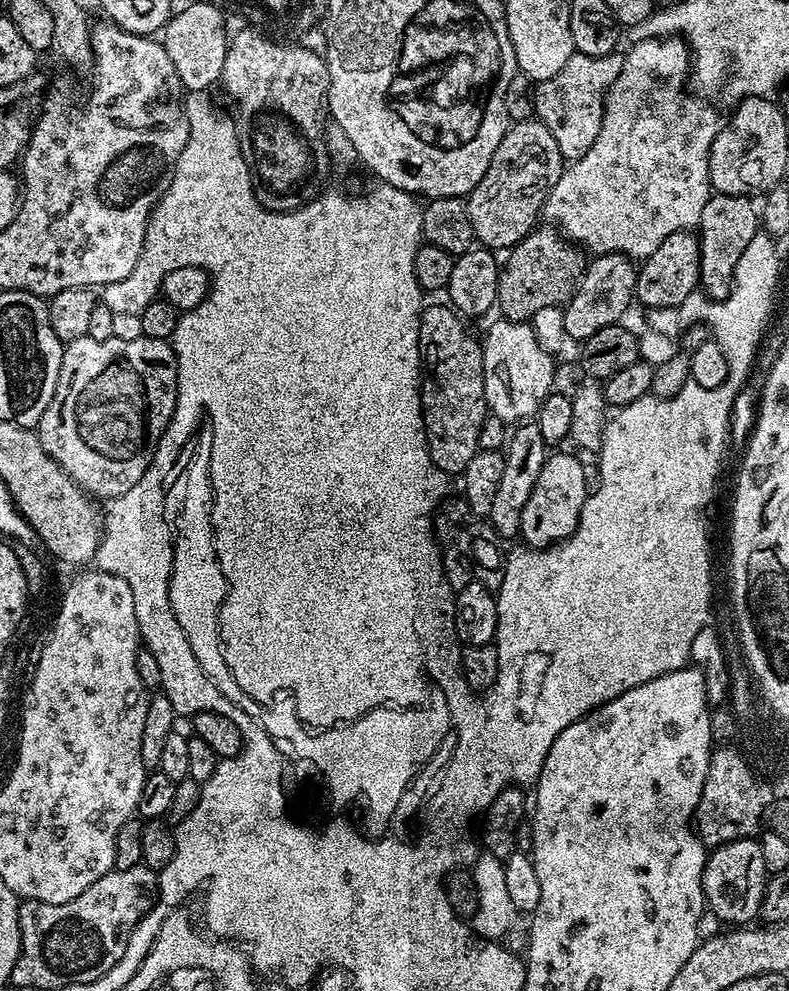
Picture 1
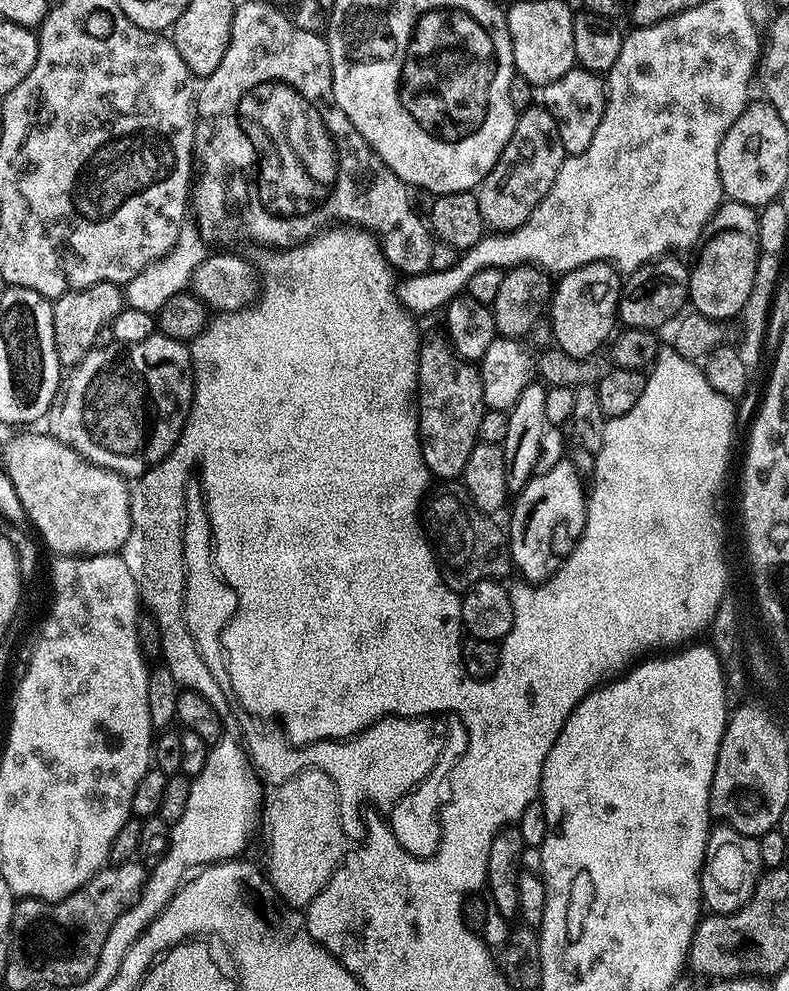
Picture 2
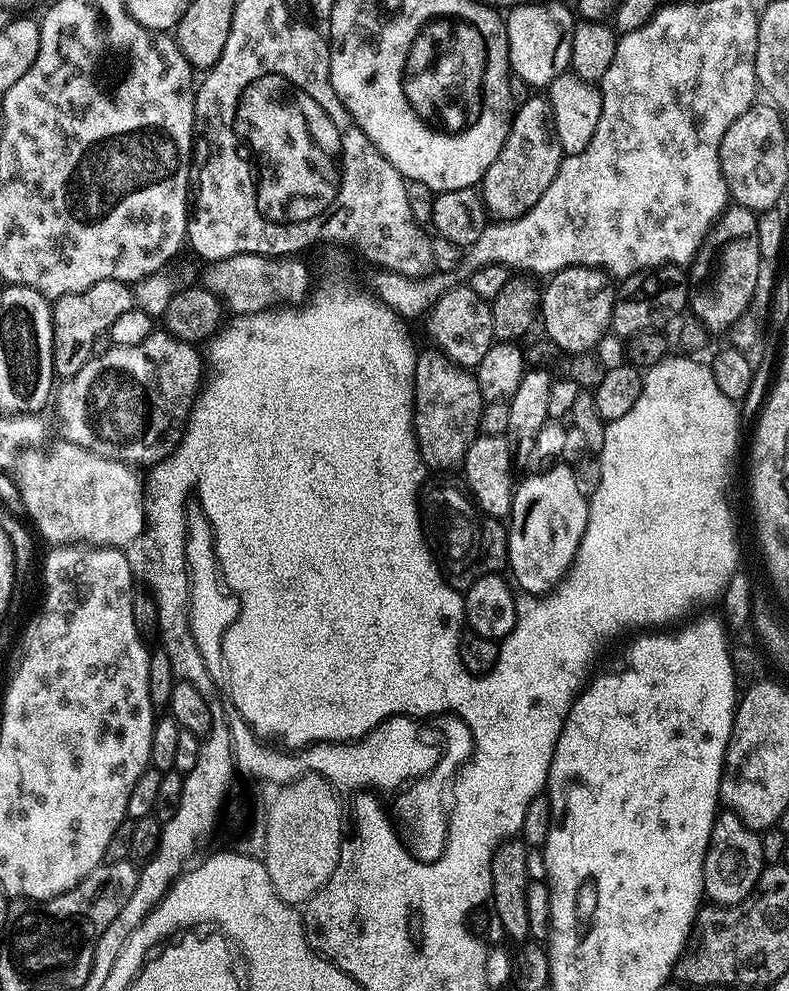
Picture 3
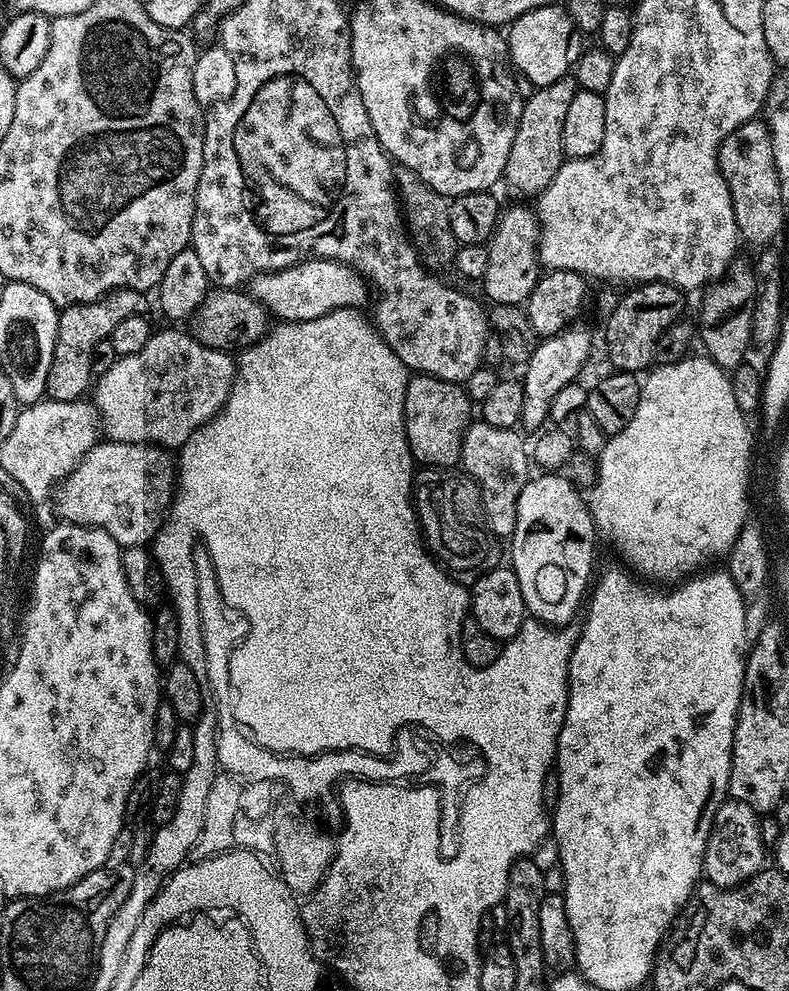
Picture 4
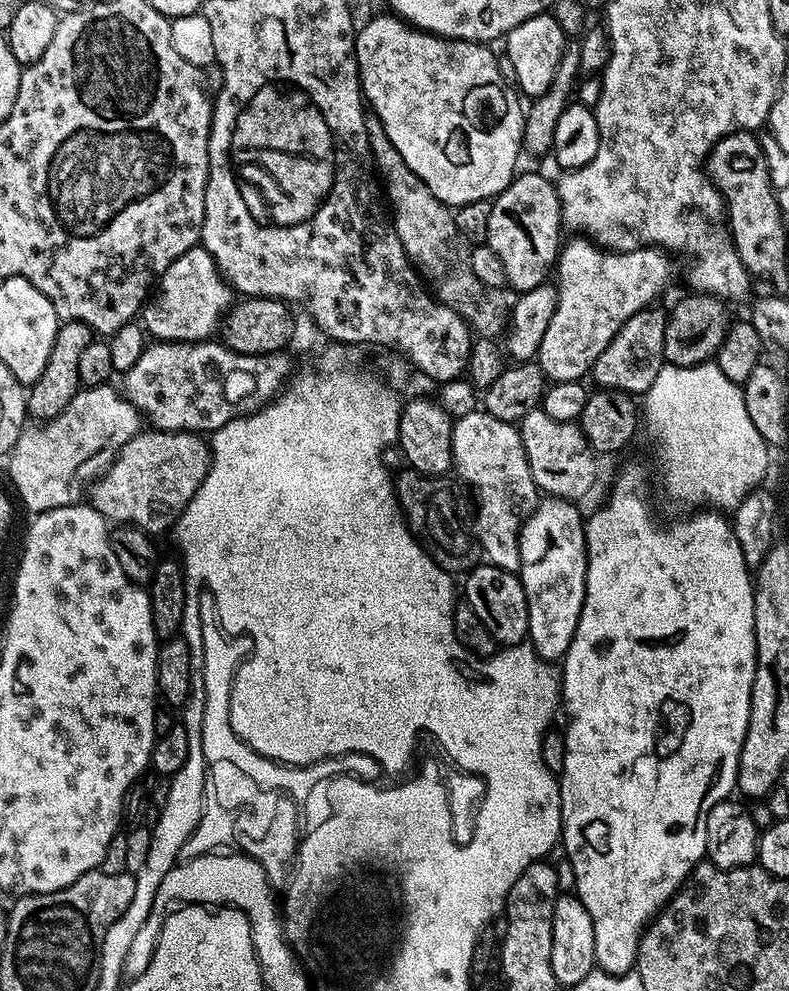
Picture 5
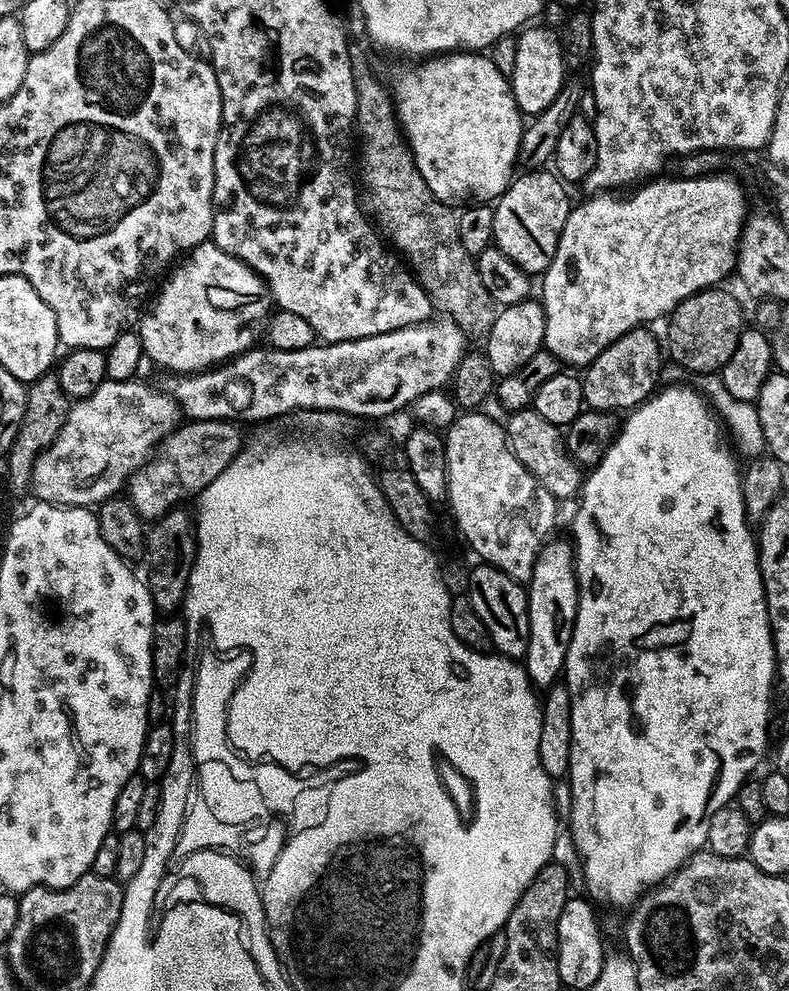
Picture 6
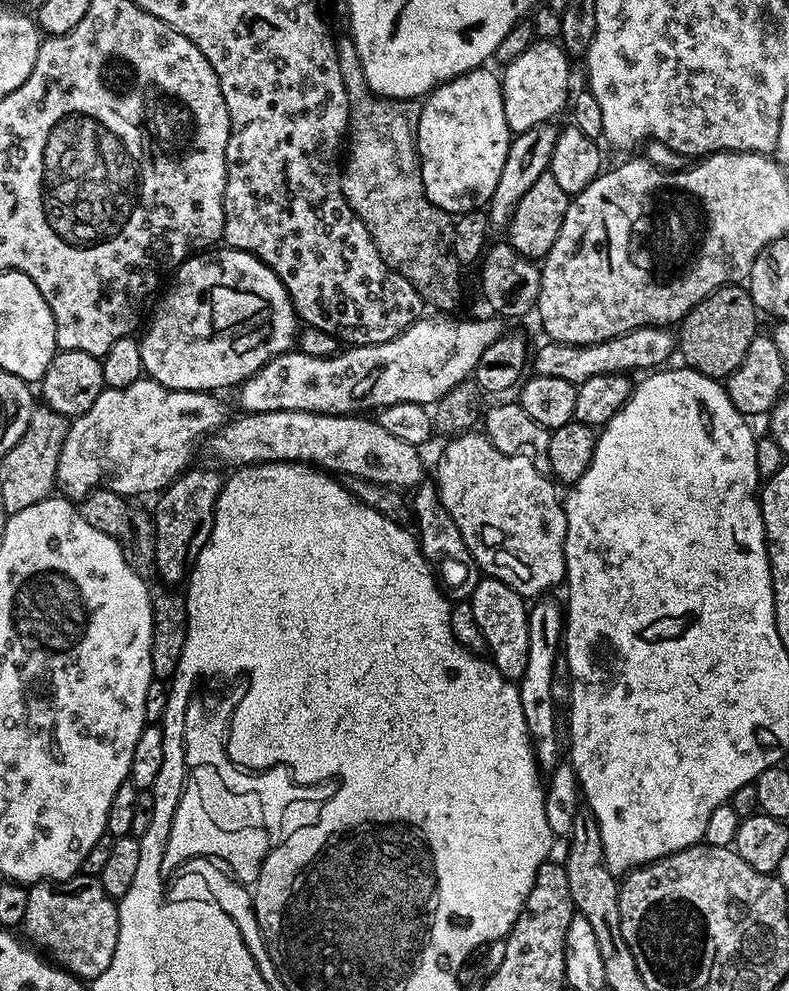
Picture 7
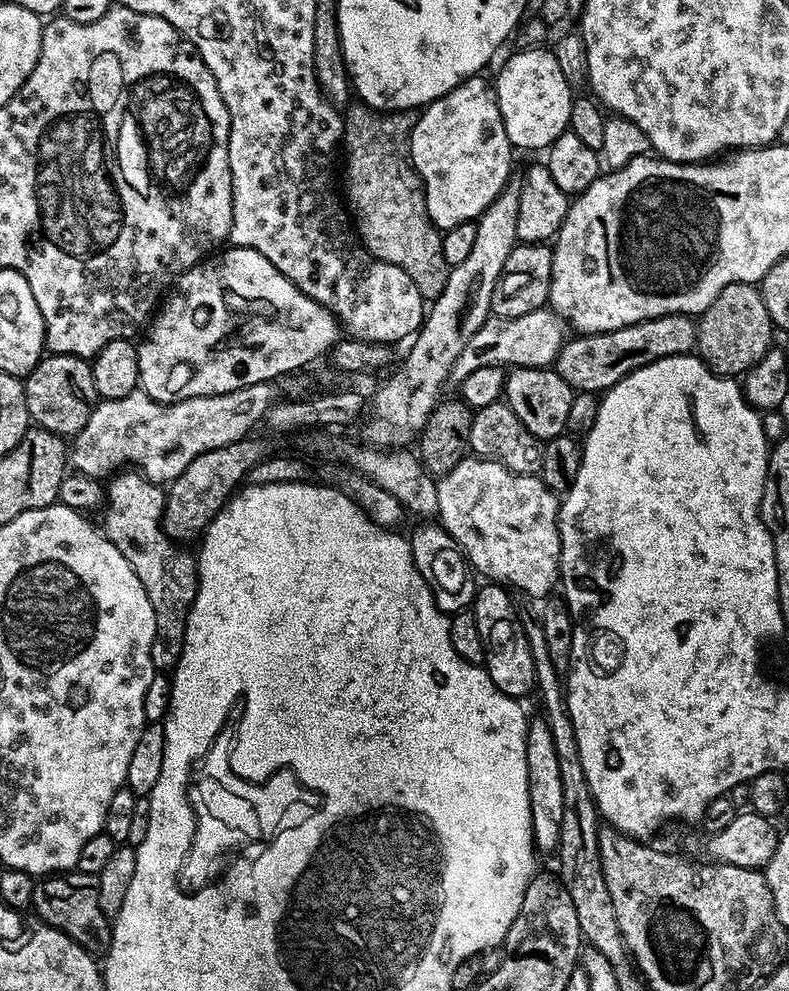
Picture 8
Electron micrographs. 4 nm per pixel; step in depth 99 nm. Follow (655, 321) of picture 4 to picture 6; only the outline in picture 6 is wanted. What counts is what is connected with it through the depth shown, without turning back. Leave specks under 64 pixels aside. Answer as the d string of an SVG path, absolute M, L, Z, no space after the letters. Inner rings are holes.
M643 327L622 334L622 338L606 346L606 350L602 350L602 354L598 354L598 358L594 358L594 362L583 369L582 394L585 405L591 411L620 414L644 403L657 391L656 379L660 376L662 344L656 341L654 333L648 331L652 330Z

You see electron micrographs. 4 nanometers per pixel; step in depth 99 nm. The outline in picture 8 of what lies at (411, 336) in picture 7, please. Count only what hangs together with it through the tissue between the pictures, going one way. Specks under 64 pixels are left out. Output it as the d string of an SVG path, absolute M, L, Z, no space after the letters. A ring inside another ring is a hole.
M547 307L522 314L518 318L492 316L481 326L478 334L466 342L466 350L458 354L458 360L452 367L451 379L464 380L478 366L511 366L512 368L546 368L556 363L556 355L566 341L566 325L555 312Z

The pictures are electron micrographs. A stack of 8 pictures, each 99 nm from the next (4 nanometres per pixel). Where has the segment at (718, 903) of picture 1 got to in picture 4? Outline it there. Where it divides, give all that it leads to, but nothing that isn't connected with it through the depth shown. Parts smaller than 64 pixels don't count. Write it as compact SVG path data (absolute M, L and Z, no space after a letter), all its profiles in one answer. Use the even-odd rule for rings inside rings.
M725 799L712 820L704 851L703 879L719 888L737 888L765 867L764 852L766 845L762 842L758 813L746 806L746 802Z

